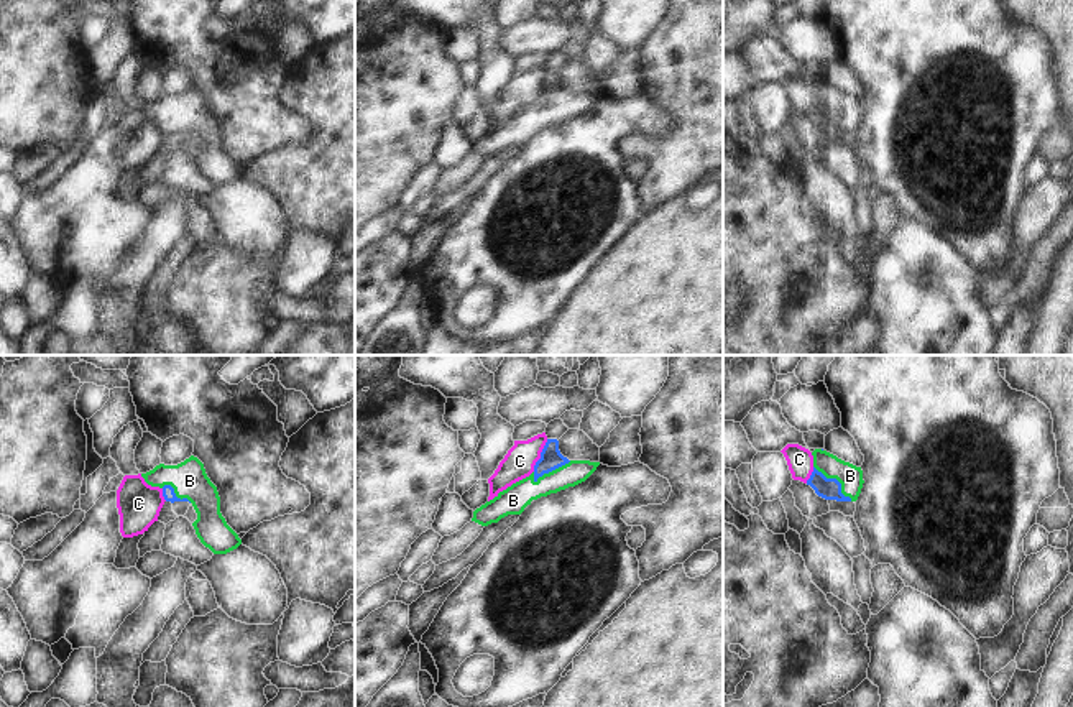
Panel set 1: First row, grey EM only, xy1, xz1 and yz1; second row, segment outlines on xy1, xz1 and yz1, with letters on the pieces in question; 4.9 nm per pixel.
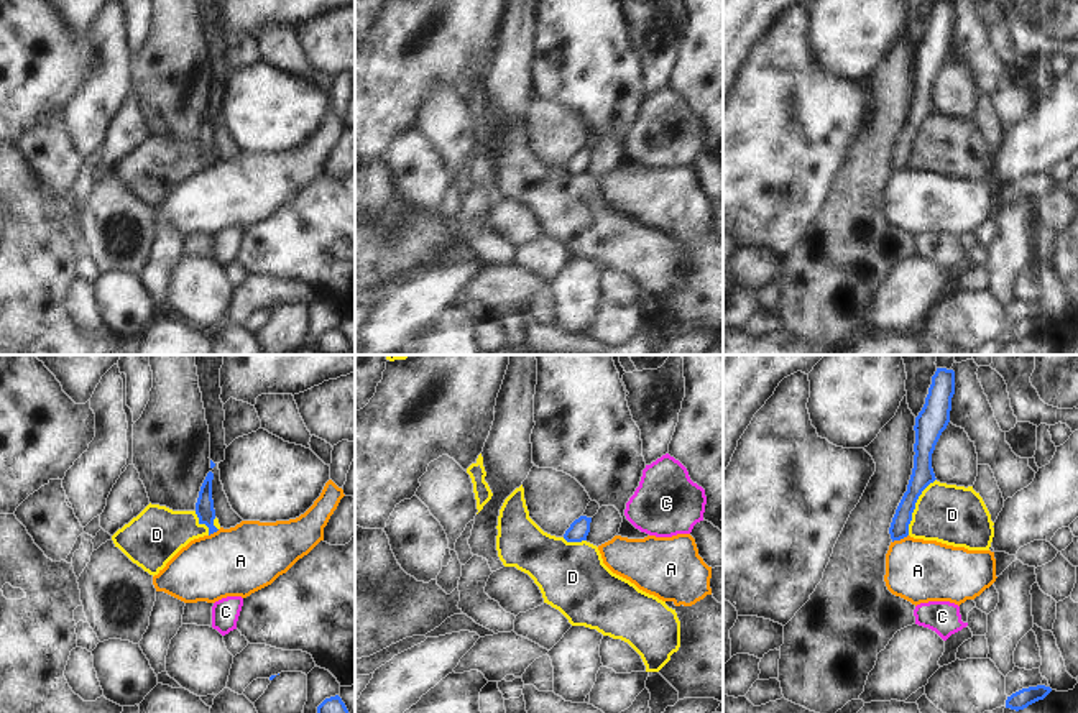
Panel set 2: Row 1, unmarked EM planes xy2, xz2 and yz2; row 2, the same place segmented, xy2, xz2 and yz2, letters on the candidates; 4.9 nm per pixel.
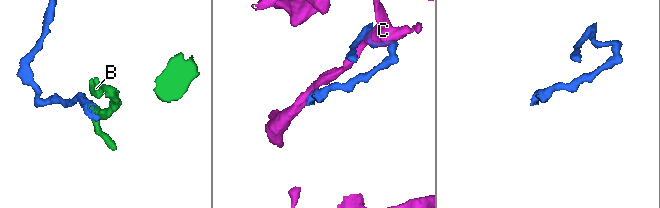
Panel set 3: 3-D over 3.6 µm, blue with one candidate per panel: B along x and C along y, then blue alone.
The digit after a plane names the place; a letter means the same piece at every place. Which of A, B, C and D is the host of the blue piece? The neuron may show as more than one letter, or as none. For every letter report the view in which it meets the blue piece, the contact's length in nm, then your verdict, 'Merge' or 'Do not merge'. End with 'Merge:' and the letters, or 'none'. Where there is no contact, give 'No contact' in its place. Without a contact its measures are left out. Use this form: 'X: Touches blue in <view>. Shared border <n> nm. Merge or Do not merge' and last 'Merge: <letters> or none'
A: Touches blue in yz2. Shared border 90 nm. Do not merge
B: Touches blue in yz1. Shared border 260 nm. Merge
C: Touches blue in xz1. Shared border 180 nm. Do not merge
D: Touches blue in yz2. Shared border 320 nm. Do not merge
Merge: B

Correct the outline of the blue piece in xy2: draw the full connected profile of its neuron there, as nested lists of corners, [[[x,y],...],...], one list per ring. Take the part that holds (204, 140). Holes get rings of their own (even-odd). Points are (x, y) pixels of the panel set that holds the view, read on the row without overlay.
[[[209,104],[200,118],[199,130],[196,135],[196,146],[199,150],[199,156],[205,156],[209,159],[209,168],[219,163],[214,158],[215,141],[212,131],[212,112],[214,112],[214,105]]]

